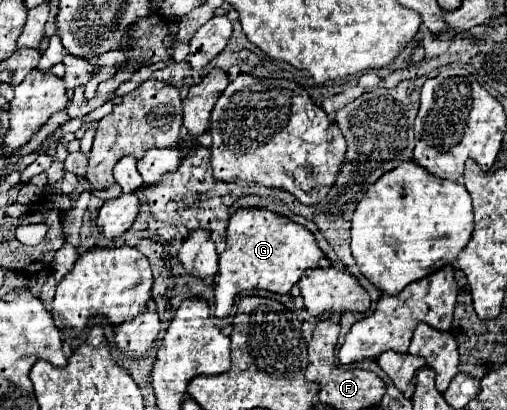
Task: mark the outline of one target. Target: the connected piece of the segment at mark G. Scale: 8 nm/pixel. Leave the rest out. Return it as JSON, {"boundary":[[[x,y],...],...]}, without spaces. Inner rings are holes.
{"boundary":[[[238,208],[232,218],[230,224],[226,228],[226,248],[220,254],[220,280],[216,282],[216,298],[214,298],[214,316],[222,318],[228,316],[232,312],[232,304],[234,298],[242,292],[250,292],[254,288],[260,290],[270,290],[270,292],[280,292],[280,294],[288,294],[290,288],[300,280],[302,272],[306,268],[316,268],[318,260],[324,256],[324,252],[318,248],[318,242],[314,238],[314,234],[304,228],[302,224],[270,212],[266,208]]]}

